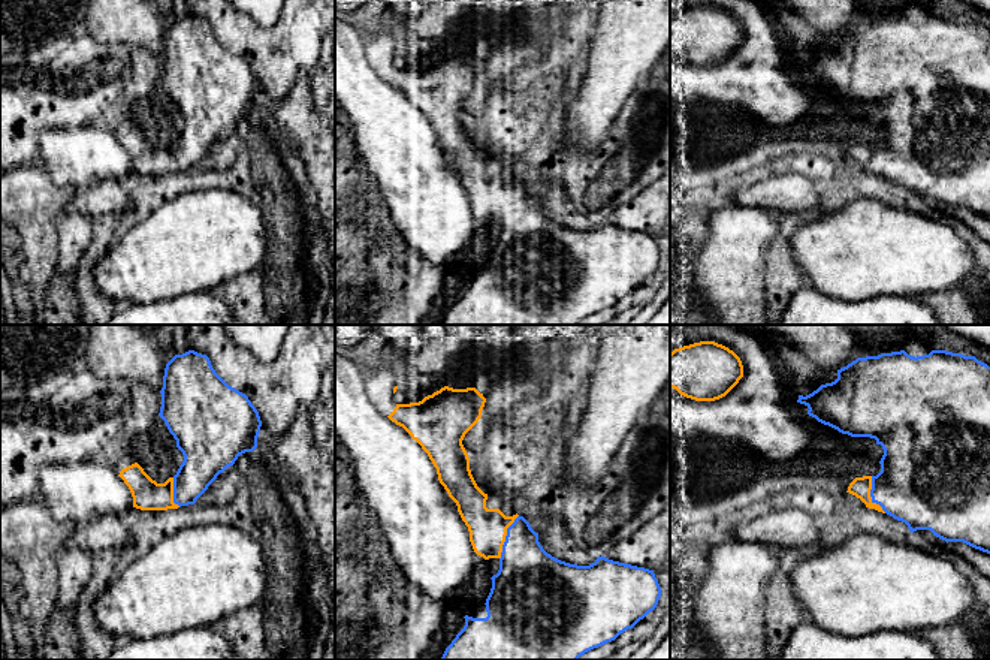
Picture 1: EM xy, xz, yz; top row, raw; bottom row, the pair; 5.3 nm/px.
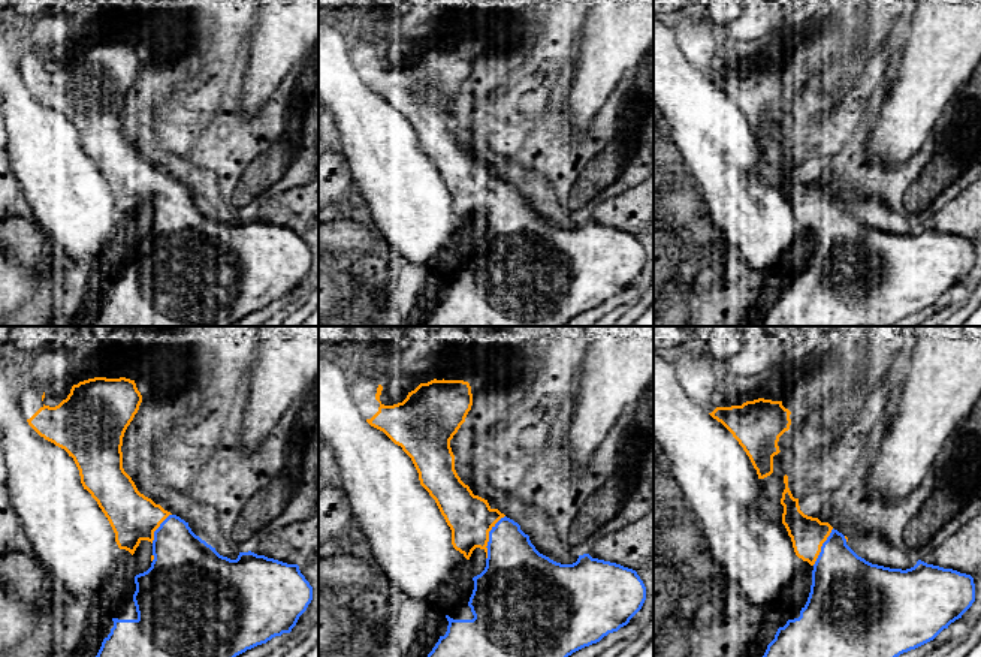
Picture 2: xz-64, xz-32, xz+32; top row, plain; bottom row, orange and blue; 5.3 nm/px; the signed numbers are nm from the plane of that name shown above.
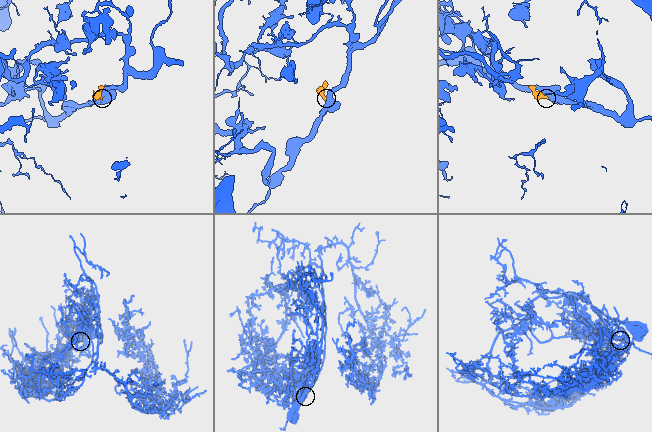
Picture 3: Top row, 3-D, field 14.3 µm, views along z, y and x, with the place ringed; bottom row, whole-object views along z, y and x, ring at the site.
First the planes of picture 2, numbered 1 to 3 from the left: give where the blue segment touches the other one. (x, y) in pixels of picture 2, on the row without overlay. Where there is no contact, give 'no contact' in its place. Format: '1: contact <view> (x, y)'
1: contact xz-64 (157, 192)
2: contact xz-32 (488, 202)
3: contact xz+32 (821, 210)

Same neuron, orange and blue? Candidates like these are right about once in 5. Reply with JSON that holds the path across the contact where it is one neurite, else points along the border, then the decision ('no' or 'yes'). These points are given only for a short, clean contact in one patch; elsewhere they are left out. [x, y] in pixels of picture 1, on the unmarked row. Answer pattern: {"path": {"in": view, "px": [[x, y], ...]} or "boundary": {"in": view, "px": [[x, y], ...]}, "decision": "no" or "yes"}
{"decision": "yes"}

